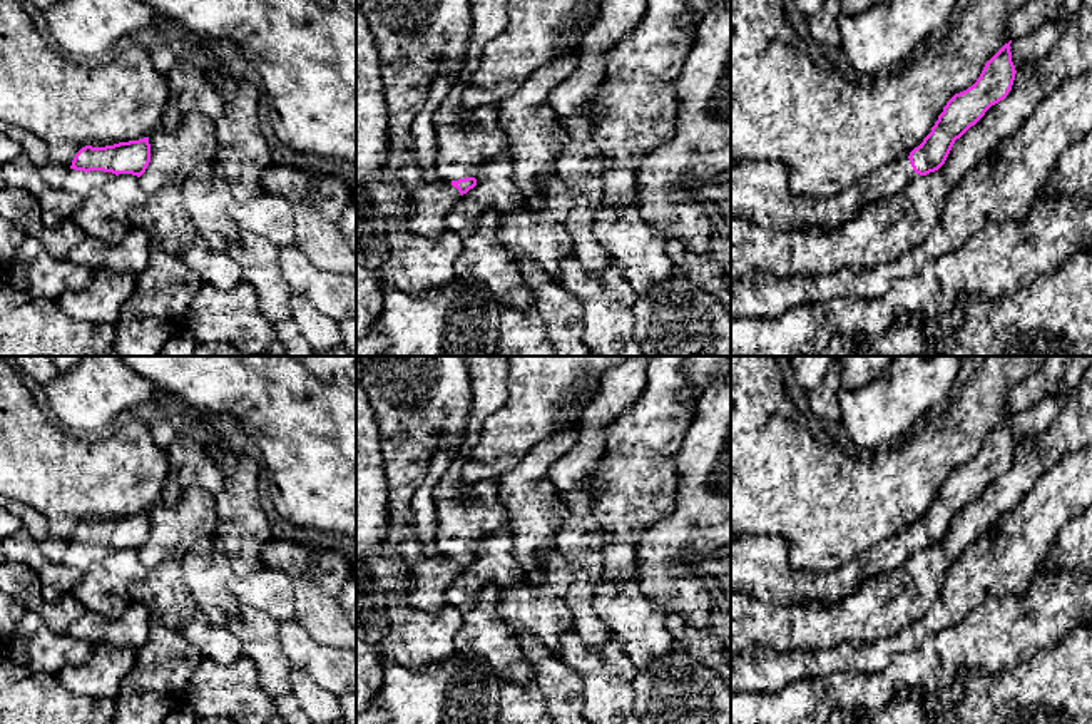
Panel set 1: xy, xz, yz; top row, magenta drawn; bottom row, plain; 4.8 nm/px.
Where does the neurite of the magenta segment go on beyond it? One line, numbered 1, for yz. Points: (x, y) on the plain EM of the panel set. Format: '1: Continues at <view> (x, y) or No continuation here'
1: Continues at yz (760, 565)

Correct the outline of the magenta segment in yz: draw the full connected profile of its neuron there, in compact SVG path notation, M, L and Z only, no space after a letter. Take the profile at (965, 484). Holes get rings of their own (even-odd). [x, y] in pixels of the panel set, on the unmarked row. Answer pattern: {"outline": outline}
{"outline": "M1012 415L985 438L972 461L947 477L931 507L908 532L883 540L834 572L793 568L791 545L781 537L731 537L731 592L753 594L761 602L783 605L838 602L855 594L865 582L903 565L916 548L938 545L955 515L1012 465L1017 445L1010 418Z"}

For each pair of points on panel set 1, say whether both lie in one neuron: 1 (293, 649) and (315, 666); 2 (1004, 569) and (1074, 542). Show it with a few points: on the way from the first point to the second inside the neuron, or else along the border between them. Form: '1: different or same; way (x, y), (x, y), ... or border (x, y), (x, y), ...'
1: same; way (298, 649), (310, 661)
2: different; border (1071, 519), (1059, 532), (1037, 572)

